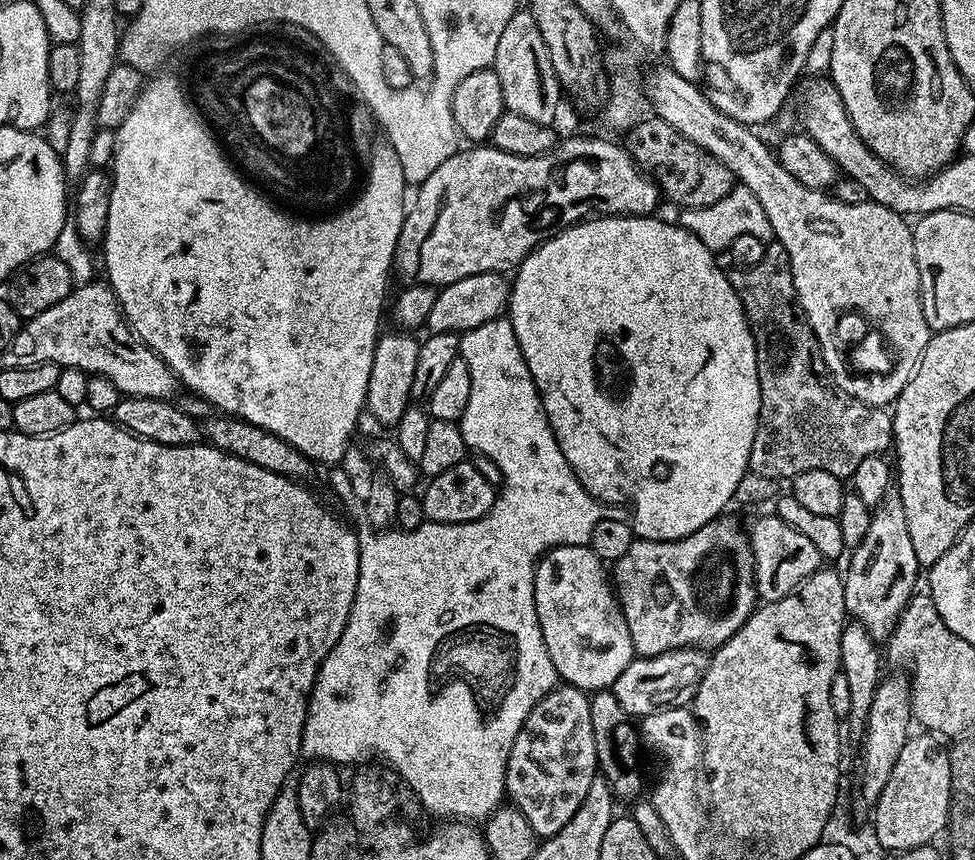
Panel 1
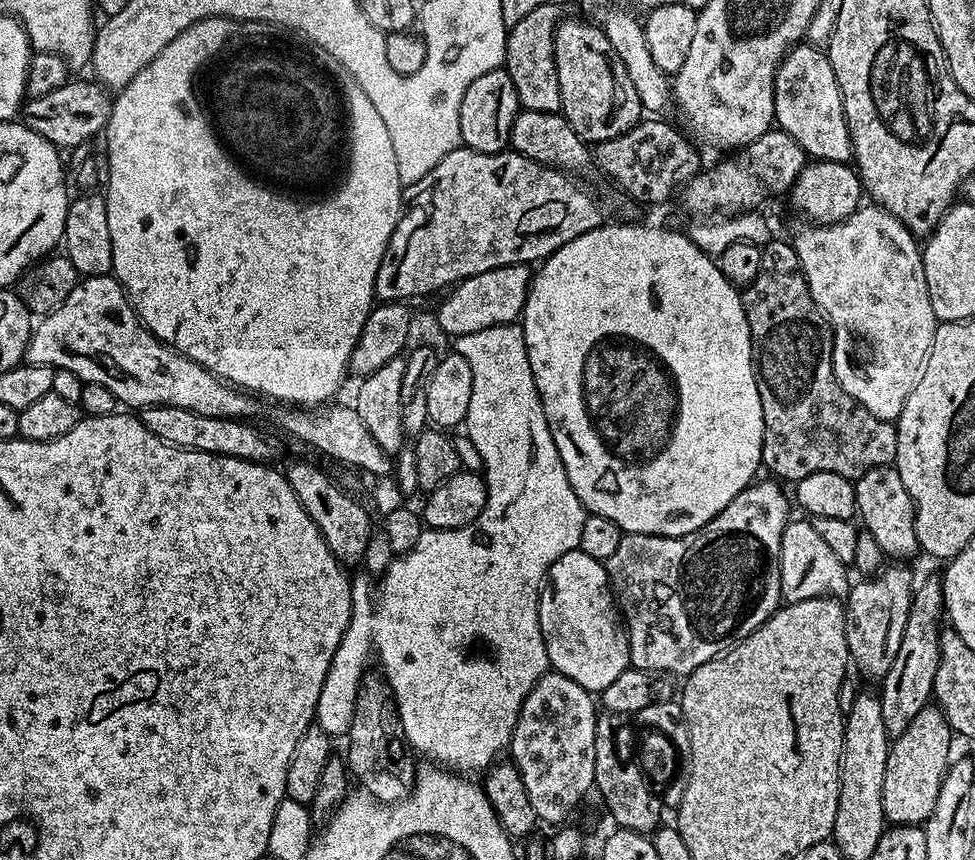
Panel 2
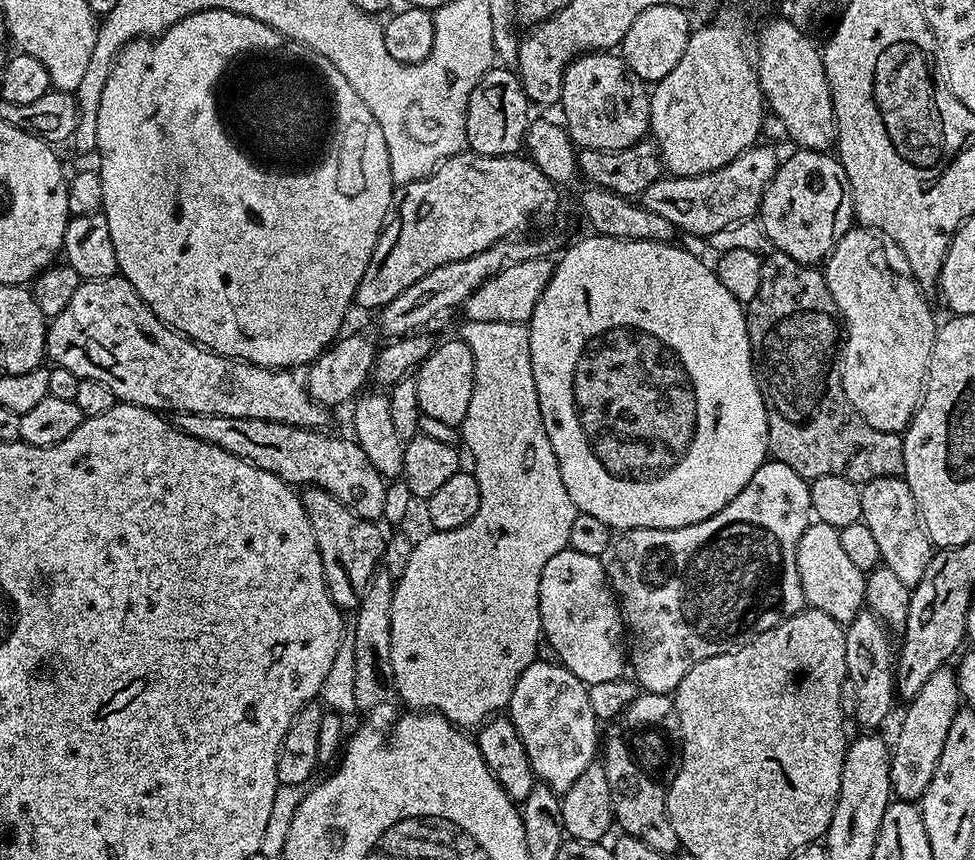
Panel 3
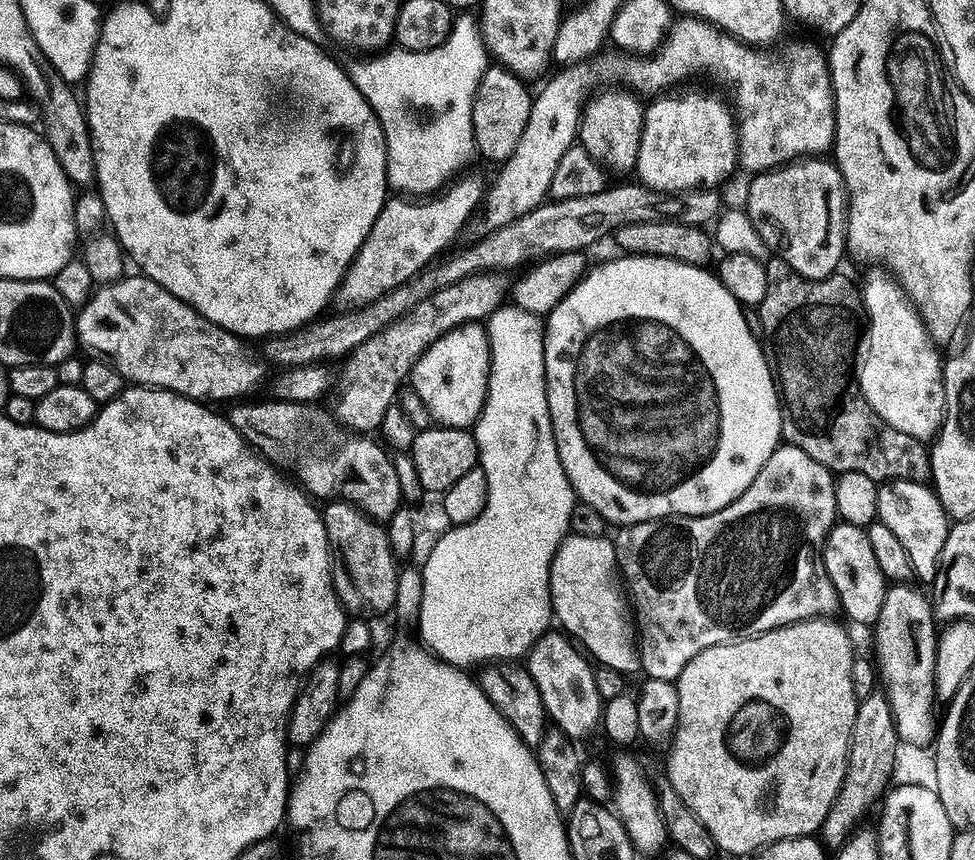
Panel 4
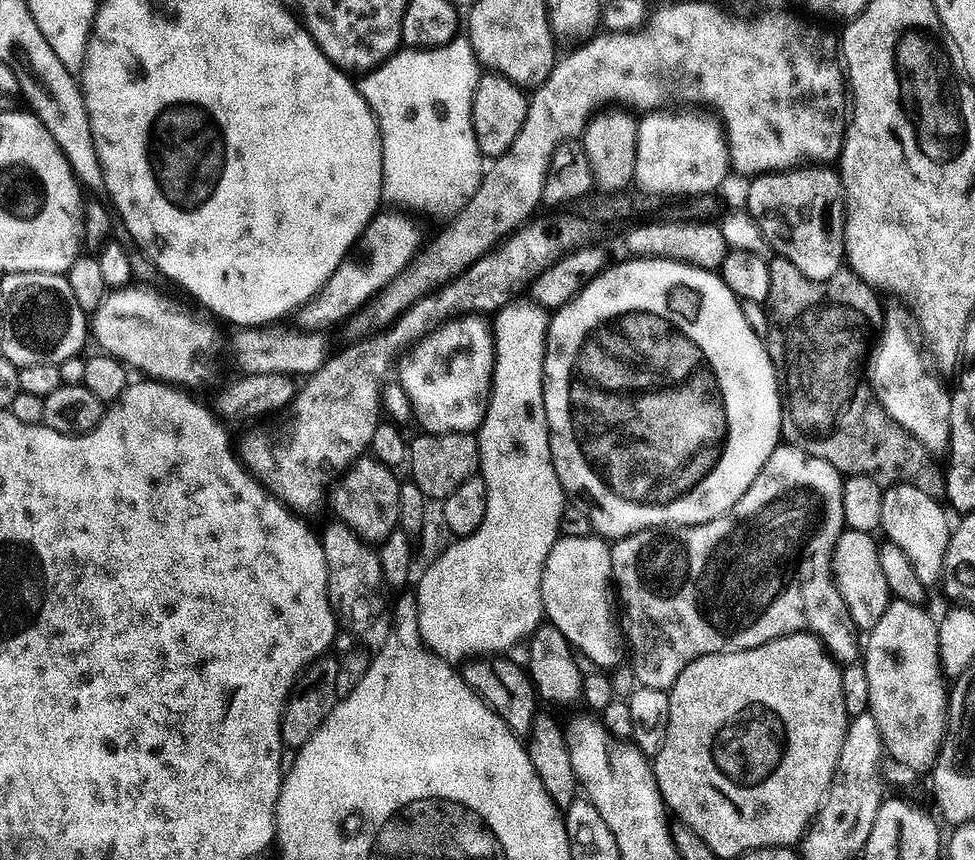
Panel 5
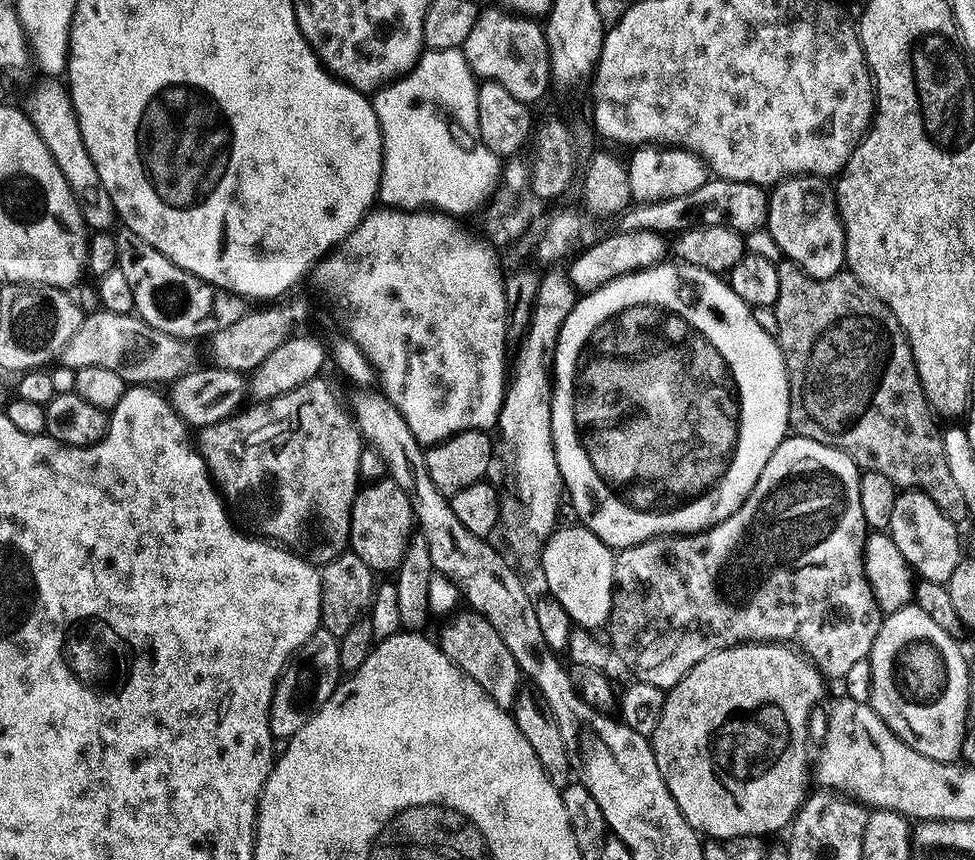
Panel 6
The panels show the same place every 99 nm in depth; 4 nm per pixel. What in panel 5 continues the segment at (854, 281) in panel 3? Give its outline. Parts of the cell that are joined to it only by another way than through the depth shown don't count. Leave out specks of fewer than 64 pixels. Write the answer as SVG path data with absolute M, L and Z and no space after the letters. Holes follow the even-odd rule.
M885 327L875 341L874 355L871 357L866 379L888 413L912 432L924 448L933 454L947 453L952 443L952 398L949 389L940 385L941 377L930 367L925 353L921 352L916 349L916 344L906 329Z

